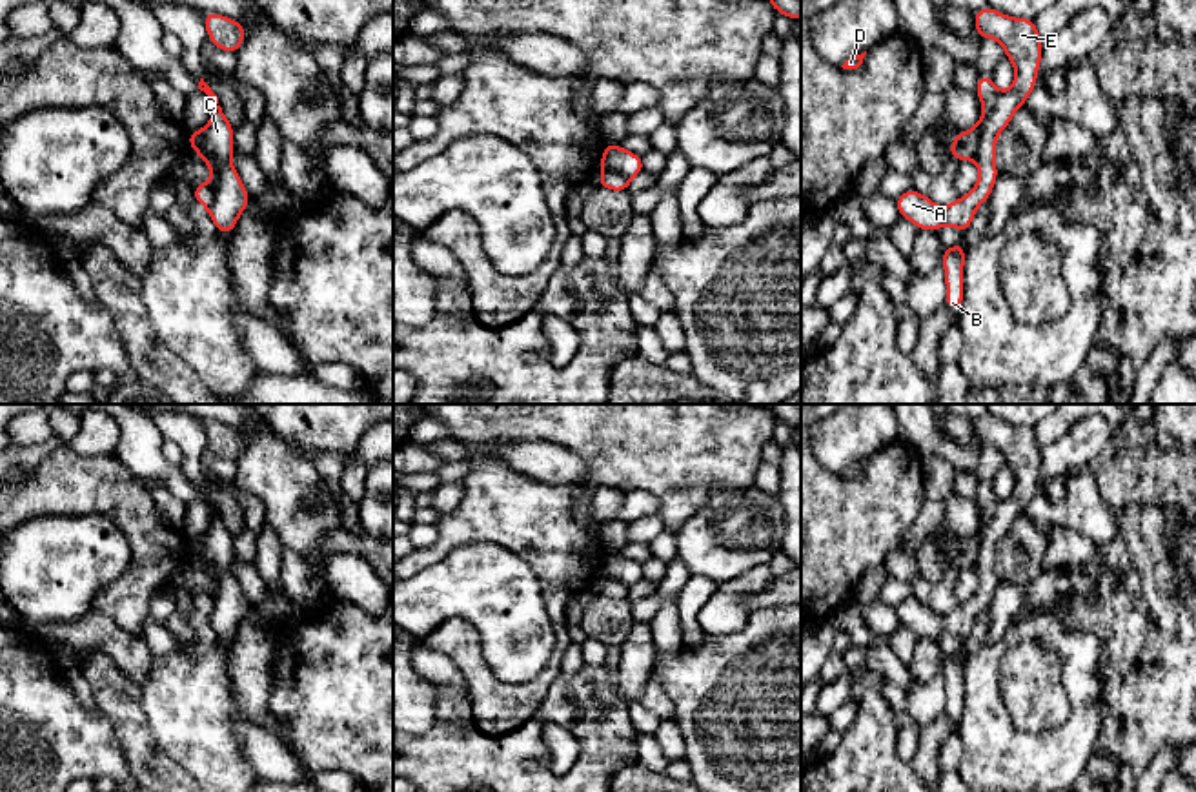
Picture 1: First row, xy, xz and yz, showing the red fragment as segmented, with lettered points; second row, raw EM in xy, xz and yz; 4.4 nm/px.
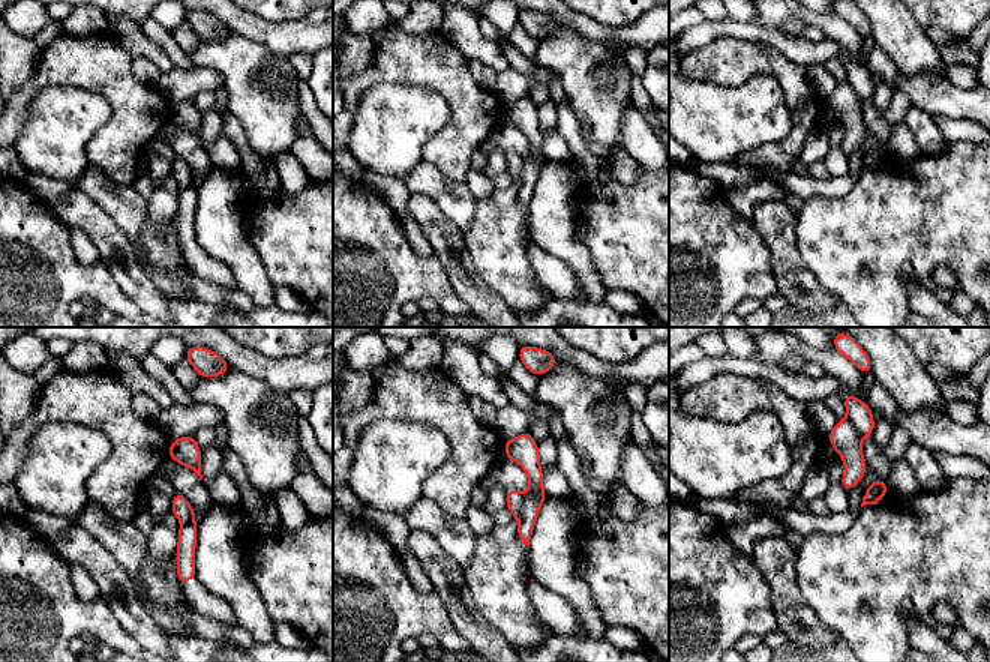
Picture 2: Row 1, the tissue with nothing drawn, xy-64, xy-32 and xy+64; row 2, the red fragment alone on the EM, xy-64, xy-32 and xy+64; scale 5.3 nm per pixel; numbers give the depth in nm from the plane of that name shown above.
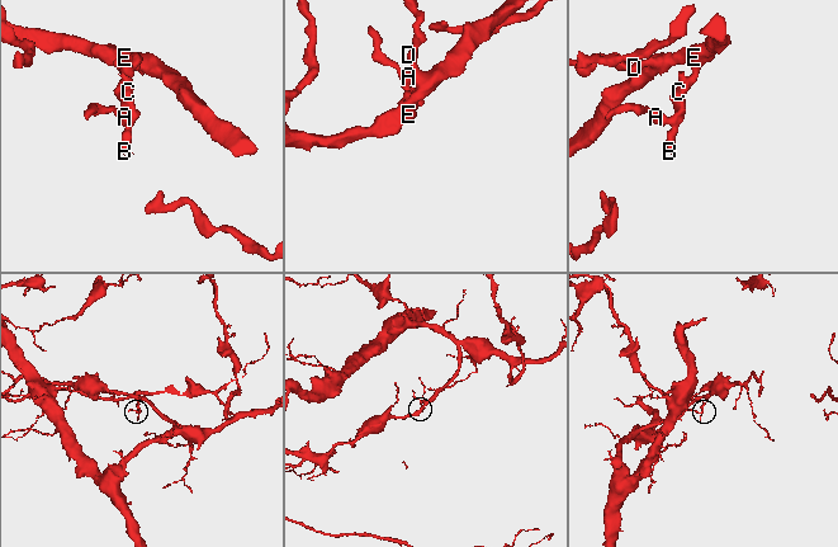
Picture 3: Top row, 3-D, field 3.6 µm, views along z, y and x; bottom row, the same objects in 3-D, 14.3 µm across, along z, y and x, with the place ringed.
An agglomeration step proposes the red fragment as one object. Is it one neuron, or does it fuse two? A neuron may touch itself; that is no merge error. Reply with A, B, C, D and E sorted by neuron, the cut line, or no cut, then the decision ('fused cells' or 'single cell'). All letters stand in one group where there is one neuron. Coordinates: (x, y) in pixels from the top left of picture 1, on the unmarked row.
groups A D E / B C; cut yz (1000, 501), (982, 528), (980, 554), (974, 567); fused cells

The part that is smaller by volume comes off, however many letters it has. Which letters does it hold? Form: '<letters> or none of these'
B, C

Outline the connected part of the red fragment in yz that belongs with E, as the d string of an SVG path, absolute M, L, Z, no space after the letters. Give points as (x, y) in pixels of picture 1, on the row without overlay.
M985 413L974 421L974 433L979 446L994 446L1003 453L1016 477L1016 488L1010 497L998 503L994 517L981 528L979 555L974 566L979 586L970 601L956 606L947 615L932 612L928 603L917 601L912 594L896 606L899 623L917 637L938 639L939 634L952 634L968 639L976 617L988 608L999 581L994 570L996 546L1010 532L1016 517L1027 512L1030 499L1036 495L1041 444L1034 426L1012 426Z

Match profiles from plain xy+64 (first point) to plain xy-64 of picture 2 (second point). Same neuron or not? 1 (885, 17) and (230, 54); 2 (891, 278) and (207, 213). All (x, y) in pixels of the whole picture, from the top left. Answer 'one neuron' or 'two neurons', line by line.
1: one neuron
2: two neurons

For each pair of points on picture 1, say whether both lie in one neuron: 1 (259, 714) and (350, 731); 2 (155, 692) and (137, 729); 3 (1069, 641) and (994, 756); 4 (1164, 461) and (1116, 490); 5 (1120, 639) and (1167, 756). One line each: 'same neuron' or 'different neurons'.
1: different neurons
2: different neurons
3: same neuron
4: same neuron
5: different neurons

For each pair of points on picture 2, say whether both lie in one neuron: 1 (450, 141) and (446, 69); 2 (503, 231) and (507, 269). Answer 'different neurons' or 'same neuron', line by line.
1: same neuron
2: same neuron

